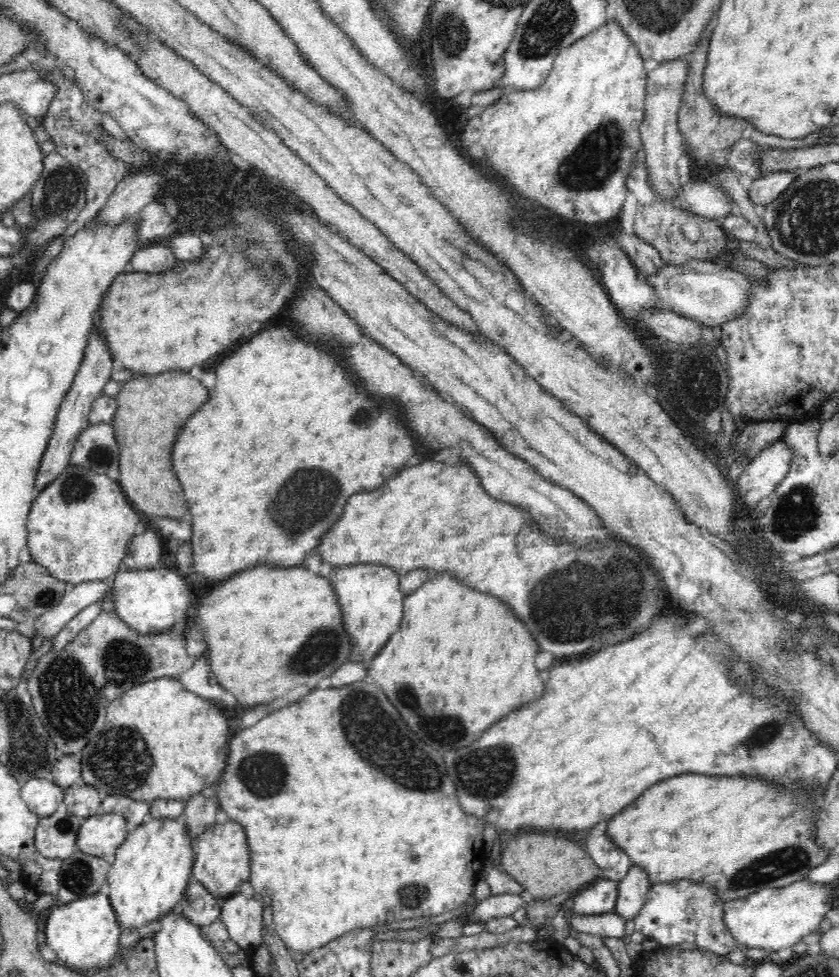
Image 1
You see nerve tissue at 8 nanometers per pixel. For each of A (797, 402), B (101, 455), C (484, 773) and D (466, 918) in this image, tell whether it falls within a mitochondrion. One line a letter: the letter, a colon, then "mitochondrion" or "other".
A: other
B: mitochondrion
C: mitochondrion
D: other

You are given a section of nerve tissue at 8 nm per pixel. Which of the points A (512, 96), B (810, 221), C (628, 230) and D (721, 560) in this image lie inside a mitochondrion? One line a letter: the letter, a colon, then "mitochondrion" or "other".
A: other
B: mitochondrion
C: other
D: other

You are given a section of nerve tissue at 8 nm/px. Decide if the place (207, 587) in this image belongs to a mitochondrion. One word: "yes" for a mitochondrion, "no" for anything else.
no

